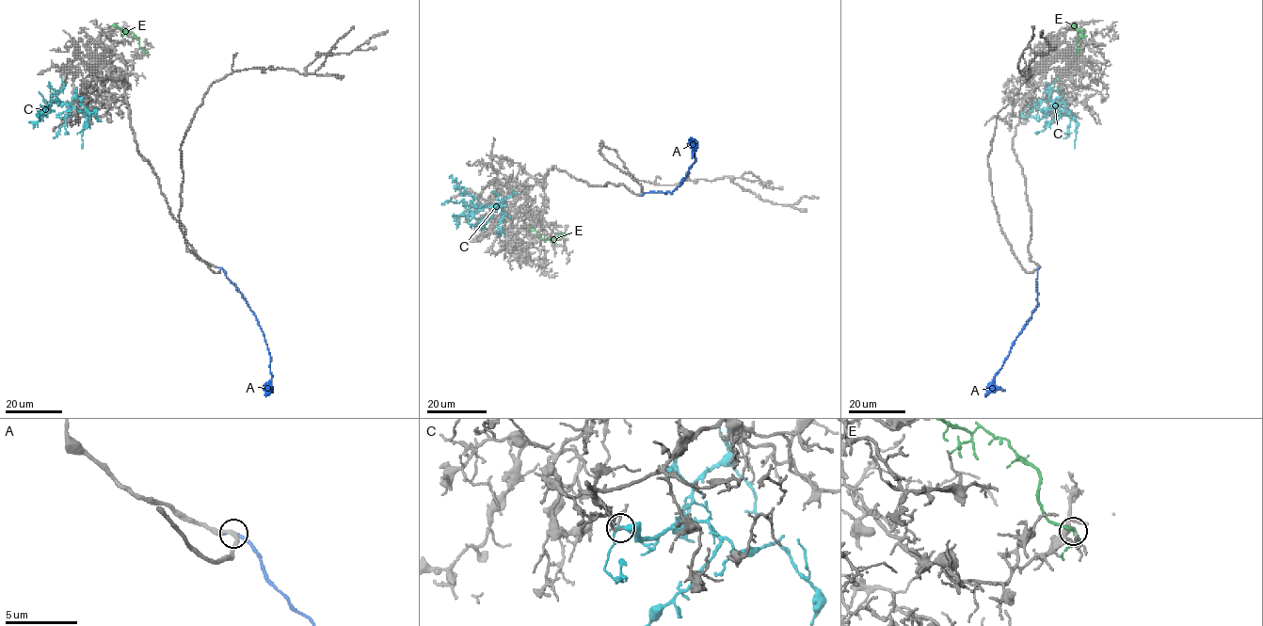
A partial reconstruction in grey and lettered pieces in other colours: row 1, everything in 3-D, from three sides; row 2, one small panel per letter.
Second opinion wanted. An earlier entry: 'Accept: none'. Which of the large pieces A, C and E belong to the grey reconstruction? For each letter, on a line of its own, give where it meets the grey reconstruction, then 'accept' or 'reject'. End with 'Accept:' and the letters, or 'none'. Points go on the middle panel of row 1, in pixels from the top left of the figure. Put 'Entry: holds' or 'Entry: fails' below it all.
A: (642, 195) | reject
C: (512, 193) | accept
E: (565, 235) | reject
Accept: C
Entry: fails

